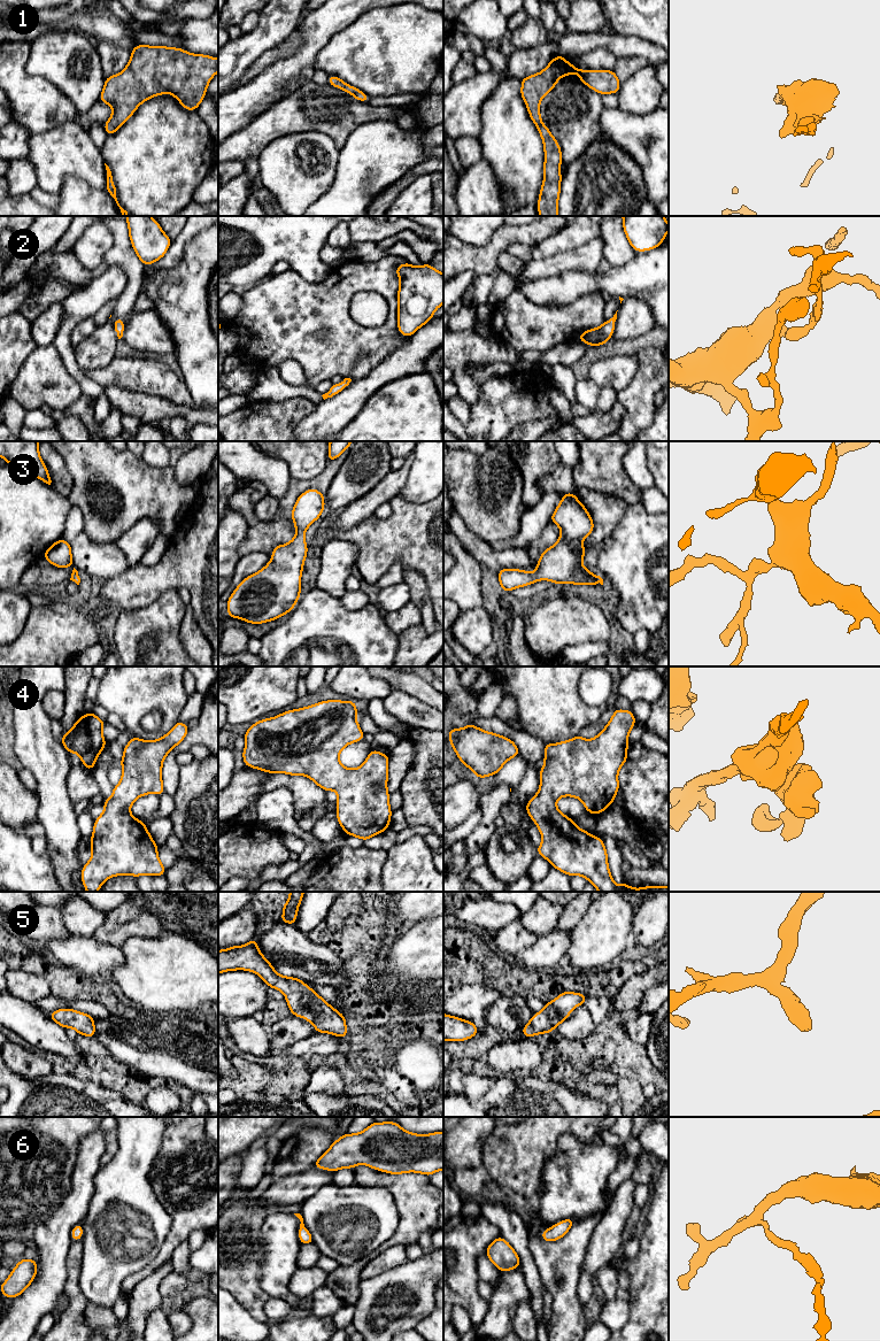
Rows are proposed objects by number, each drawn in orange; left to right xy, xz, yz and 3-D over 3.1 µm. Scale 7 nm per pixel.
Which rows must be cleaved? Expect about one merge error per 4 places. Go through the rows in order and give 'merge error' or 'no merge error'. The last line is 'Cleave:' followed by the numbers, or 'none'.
1: no merge error
2: no merge error
3: no merge error
4: no merge error
5: no merge error
6: no merge error
Cleave: none

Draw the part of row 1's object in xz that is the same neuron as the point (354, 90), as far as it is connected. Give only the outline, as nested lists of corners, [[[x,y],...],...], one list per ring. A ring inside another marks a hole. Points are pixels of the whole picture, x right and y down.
[[[332,75],[329,76],[327,83],[332,86],[338,87],[339,90],[350,93],[356,100],[364,101],[364,102],[368,102],[370,100],[370,97],[368,94],[363,93],[362,91],[360,91],[354,86],[348,85],[337,76],[332,76]]]

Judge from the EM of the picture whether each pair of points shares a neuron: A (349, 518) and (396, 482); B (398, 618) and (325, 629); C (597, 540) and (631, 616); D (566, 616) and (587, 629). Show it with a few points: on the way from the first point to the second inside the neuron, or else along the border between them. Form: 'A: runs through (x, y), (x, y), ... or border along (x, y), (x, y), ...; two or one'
A: runs through (361, 509), (385, 491); one
B: border along (383, 616), (386, 624), (396, 634); two
C: border along (618, 524), (601, 546); two
D: runs through (571, 619), (579, 621), (583, 624); one

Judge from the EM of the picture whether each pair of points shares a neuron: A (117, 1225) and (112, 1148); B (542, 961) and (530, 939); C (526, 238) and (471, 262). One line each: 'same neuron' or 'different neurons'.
A: different neurons
B: different neurons
C: same neuron

